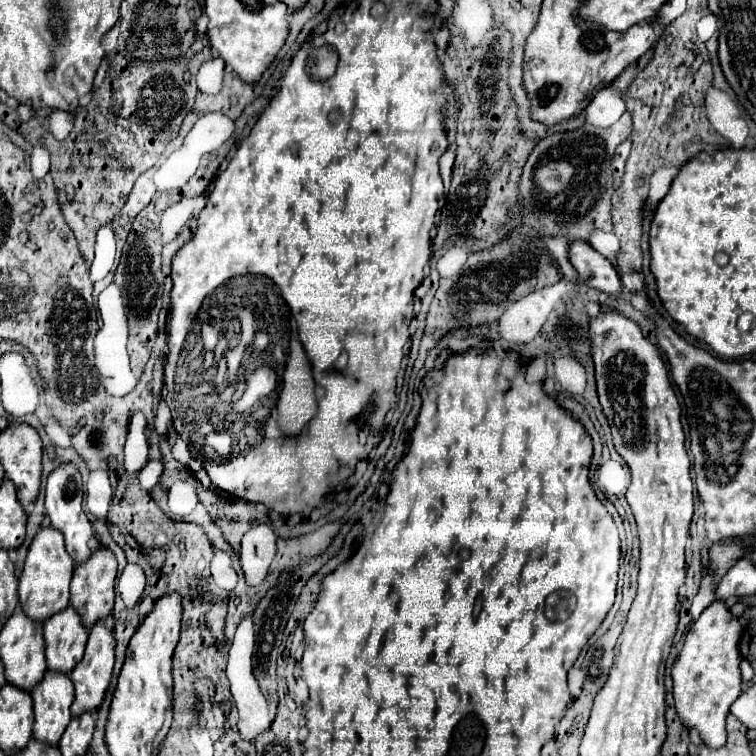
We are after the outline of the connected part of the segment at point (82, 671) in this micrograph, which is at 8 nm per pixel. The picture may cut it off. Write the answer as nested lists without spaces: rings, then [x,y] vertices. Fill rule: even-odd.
[[[97,621],[91,627],[89,633],[89,641],[85,647],[85,655],[83,659],[75,665],[75,669],[69,673],[73,685],[75,685],[75,701],[71,705],[71,715],[77,717],[83,711],[91,711],[97,709],[103,703],[103,695],[105,689],[109,687],[111,681],[111,671],[113,671],[113,663],[115,663],[115,637],[113,637],[113,629],[109,629],[105,625],[105,621]]]

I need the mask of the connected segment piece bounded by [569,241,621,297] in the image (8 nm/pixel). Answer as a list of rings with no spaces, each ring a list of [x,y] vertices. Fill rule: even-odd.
[[[575,241],[569,245],[569,261],[577,269],[579,279],[593,289],[599,289],[607,295],[619,297],[621,279],[617,269],[589,243]]]

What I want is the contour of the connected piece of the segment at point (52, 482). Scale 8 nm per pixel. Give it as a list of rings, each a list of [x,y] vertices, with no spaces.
[[[61,463],[55,467],[47,477],[45,487],[45,513],[51,519],[51,525],[65,535],[65,547],[75,563],[83,563],[83,559],[89,557],[89,539],[93,535],[93,525],[83,511],[83,483],[81,483],[81,471],[75,463]]]

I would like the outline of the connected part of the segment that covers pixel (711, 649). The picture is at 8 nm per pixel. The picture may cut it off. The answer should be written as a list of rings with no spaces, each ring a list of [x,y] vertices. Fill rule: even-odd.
[[[713,601],[689,627],[683,649],[673,665],[673,695],[679,717],[687,727],[695,727],[705,745],[719,749],[725,745],[725,717],[733,701],[741,695],[741,623],[725,601]]]

